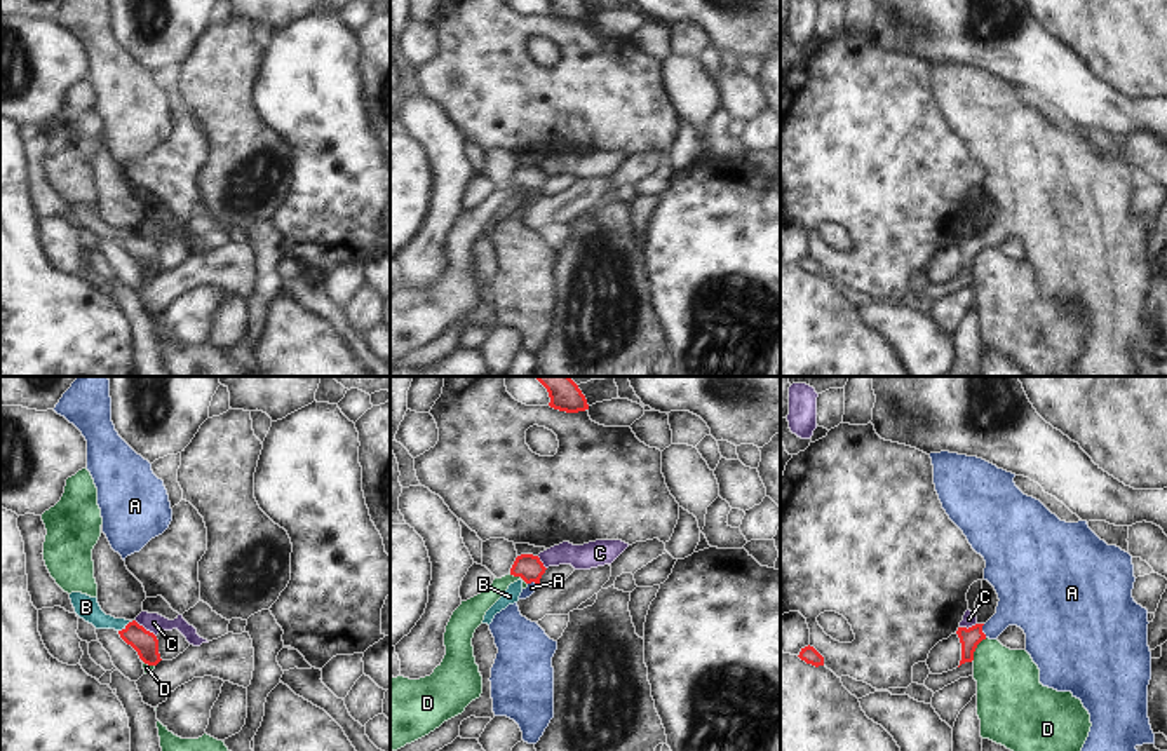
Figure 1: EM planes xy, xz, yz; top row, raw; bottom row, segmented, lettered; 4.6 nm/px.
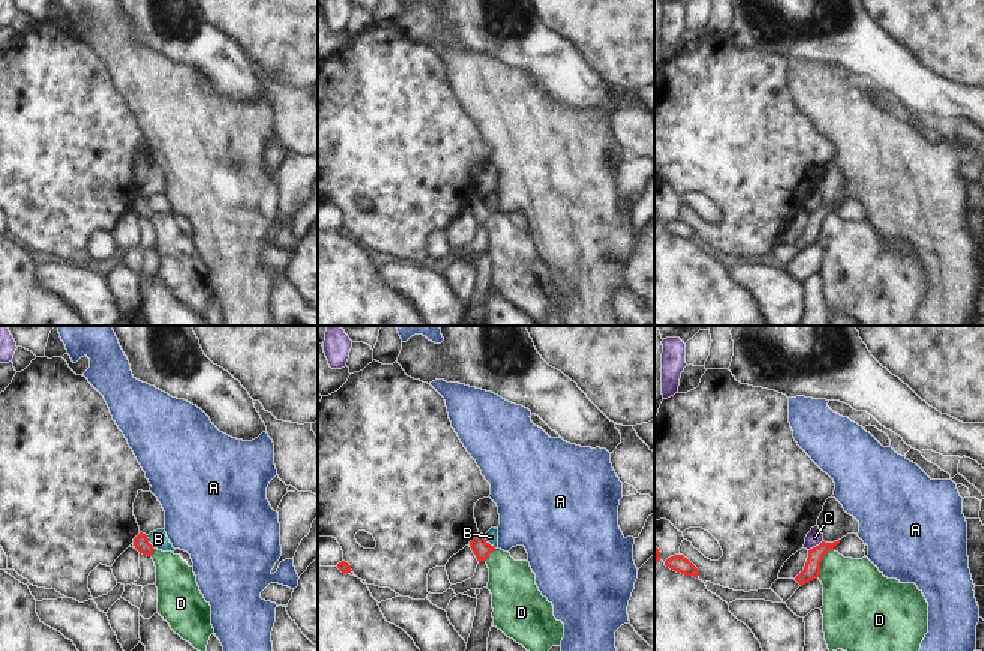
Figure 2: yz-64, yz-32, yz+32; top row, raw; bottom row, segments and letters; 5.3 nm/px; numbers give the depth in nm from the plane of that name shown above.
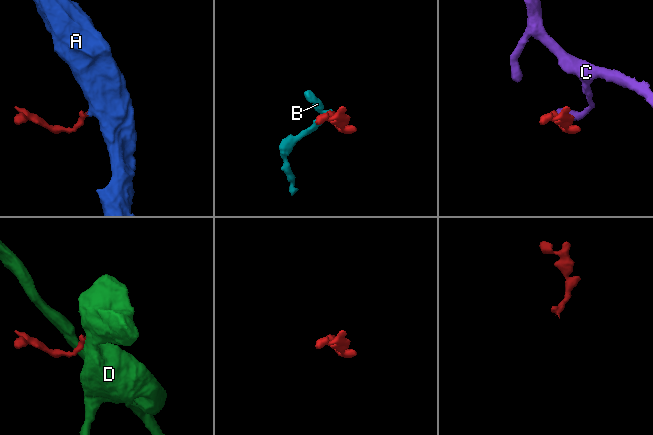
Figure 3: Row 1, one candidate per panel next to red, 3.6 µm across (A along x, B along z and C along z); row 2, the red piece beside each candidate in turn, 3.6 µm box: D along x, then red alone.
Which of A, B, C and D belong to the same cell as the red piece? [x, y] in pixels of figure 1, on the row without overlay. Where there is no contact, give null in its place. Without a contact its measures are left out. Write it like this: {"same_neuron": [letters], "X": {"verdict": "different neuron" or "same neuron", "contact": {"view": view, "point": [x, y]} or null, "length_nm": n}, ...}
{"same_neuron": ["A"], "A": {"verdict": "same neuron", "contact": {"view": "yz", "point": [981, 241]}, "length_nm": 70}, "B": {"verdict": "different neuron", "contact": {"view": "xy", "point": [128, 234]}, "length_nm": 90}, "C": {"verdict": "different neuron", "contact": {"view": "xy", "point": [143, 237]}, "length_nm": 130}, "D": {"verdict": "different neuron", "contact": {"view": "yz", "point": [976, 257]}, "length_nm": 130}}

